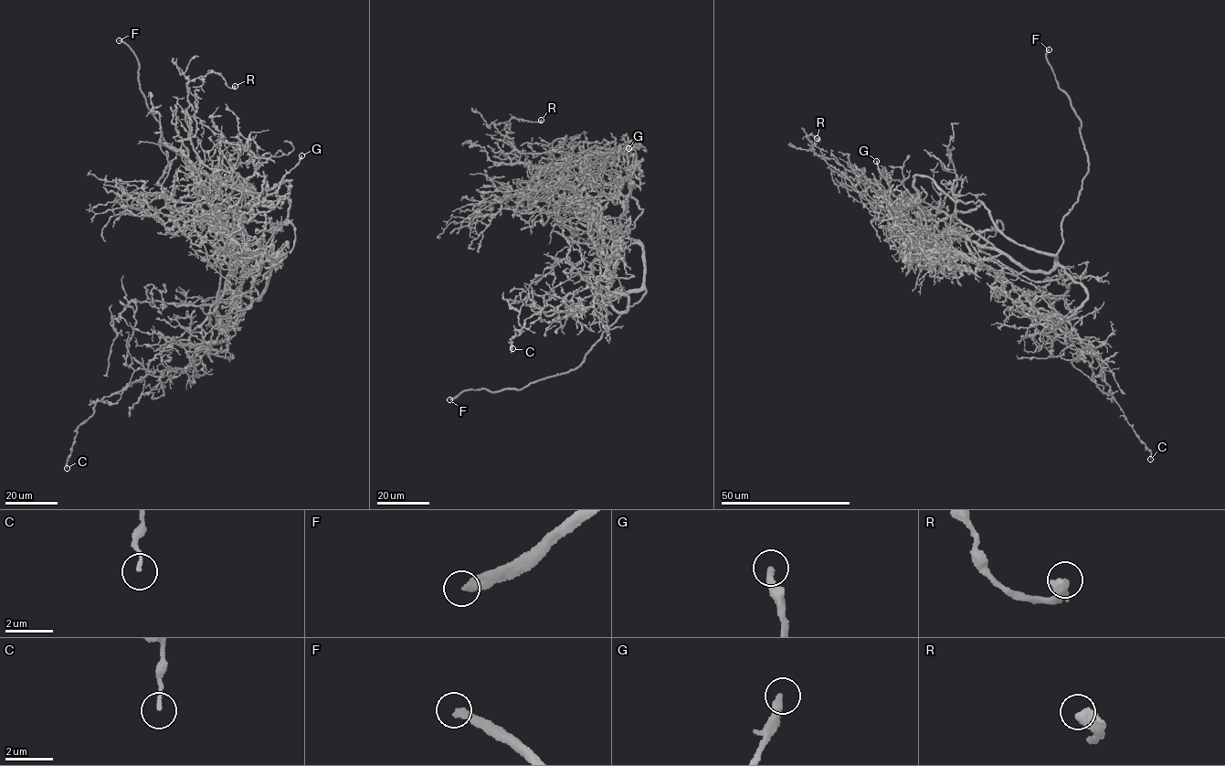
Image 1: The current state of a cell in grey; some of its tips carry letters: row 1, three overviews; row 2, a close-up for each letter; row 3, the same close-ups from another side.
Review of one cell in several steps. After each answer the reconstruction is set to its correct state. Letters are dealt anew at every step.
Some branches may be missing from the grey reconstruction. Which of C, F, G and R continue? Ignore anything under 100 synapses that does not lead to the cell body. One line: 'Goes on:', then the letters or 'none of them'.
Goes on: F

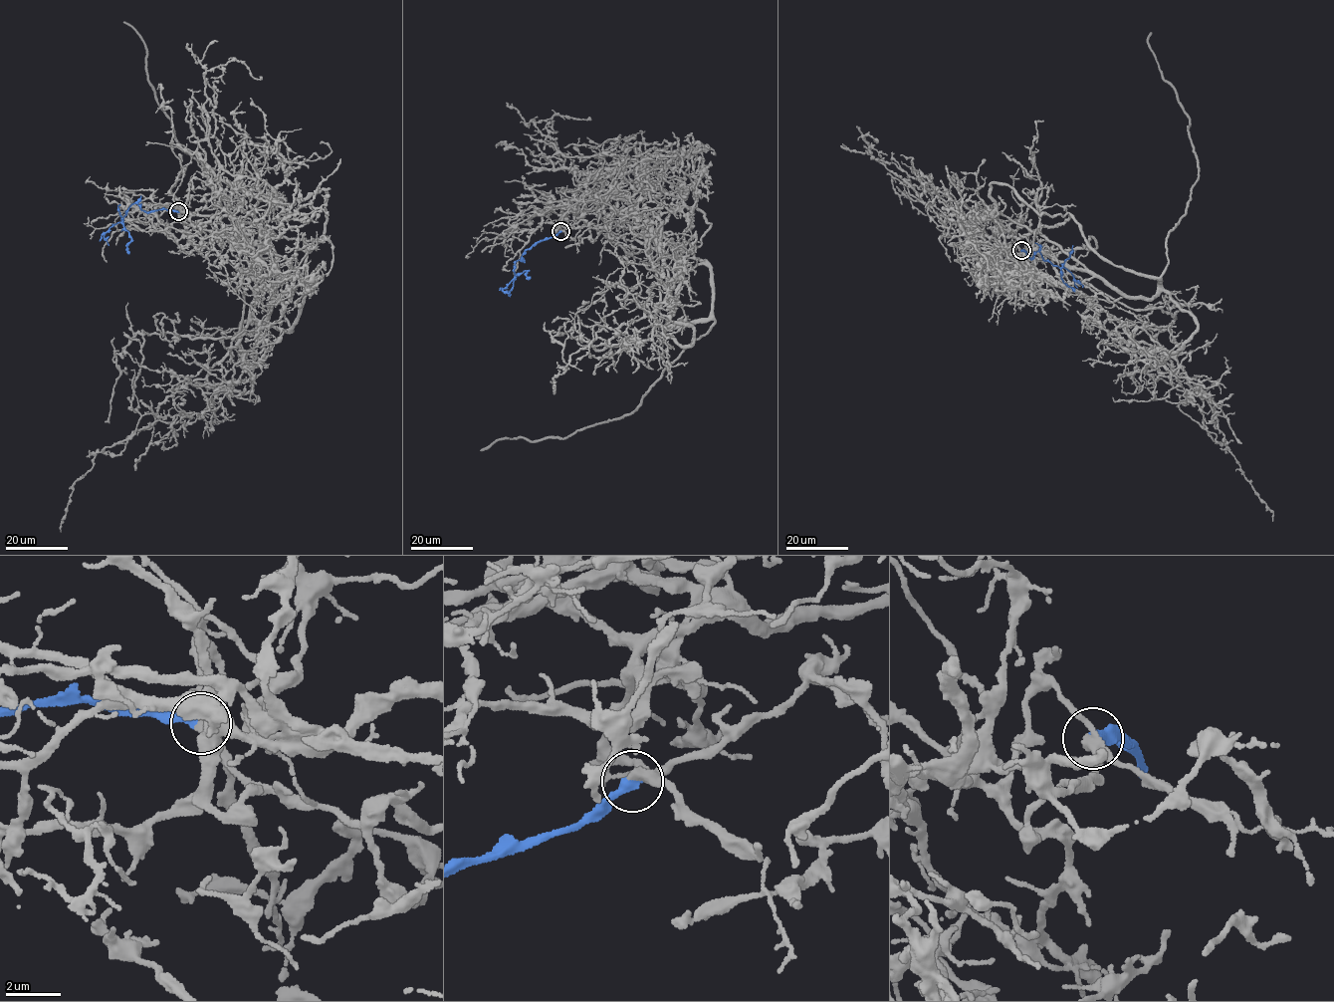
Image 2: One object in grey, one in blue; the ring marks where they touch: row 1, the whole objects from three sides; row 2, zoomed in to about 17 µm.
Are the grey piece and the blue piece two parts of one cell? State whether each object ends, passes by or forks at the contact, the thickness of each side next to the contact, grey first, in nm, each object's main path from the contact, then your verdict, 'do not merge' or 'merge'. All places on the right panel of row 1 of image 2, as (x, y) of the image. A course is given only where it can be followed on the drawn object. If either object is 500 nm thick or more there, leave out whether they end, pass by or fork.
grey passes by; blue ends there; 320 nm thick on the grey side, 400 nm on the other; grey runs (1020, 250), (1040, 224), (1070, 214), (1100, 256), (1161, 274), (1199, 168), (1151, 33); blue runs (1021, 250), (1031, 259), (1039, 251), (1044, 260), (1069, 270), (1082, 287); merge

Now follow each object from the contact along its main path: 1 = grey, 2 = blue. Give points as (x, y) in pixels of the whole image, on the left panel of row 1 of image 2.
1: (178, 211), (302, 240), (291, 331), (278, 291), (176, 138), (144, 42), (123, 22)
2: (177, 211), (146, 212), (139, 205), (132, 204), (121, 223), (112, 225), (105, 234), (109, 245)

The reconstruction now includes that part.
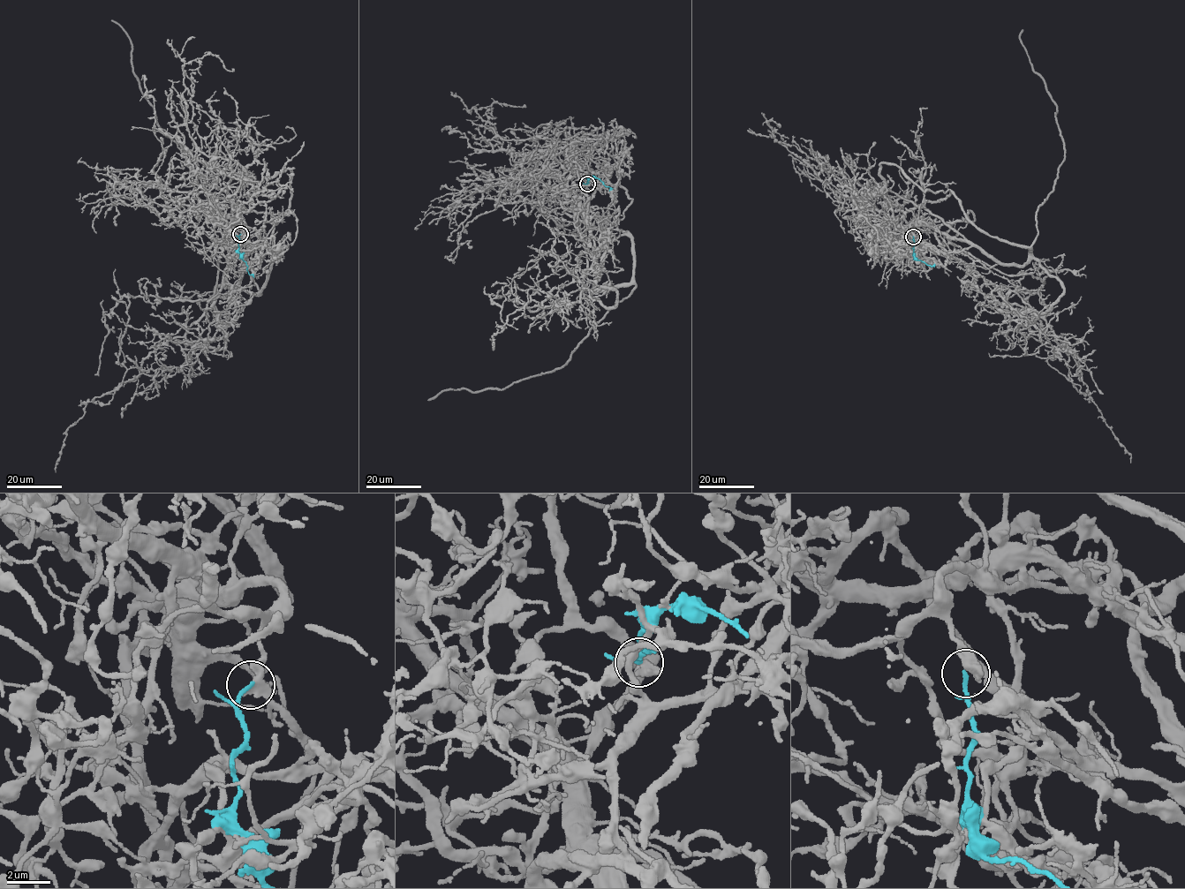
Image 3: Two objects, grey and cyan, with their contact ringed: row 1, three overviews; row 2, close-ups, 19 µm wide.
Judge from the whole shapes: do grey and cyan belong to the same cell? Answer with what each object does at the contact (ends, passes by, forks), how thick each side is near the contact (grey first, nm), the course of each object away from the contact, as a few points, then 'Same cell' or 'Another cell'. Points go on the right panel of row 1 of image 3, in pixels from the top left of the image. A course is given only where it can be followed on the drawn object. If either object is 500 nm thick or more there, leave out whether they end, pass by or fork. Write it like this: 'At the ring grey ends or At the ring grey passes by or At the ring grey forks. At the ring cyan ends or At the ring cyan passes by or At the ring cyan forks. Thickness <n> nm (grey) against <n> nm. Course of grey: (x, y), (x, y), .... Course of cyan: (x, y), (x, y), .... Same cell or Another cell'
Thickness 600 nm (grey) against 180 nm. Course of grey: (913, 236), (910, 223), (969, 210), (991, 236), (1030, 246), (1037, 234), (1065, 150), (1022, 30). Course of cyan: (913, 236), (914, 258), (934, 267). Another cell

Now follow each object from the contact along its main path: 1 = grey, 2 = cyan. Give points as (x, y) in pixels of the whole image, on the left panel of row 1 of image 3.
1: (240, 234), (243, 222), (226, 223), (271, 254), (260, 294), (248, 259), (158, 124), (130, 38), (111, 20)
2: (240, 234), (238, 252), (253, 277)

